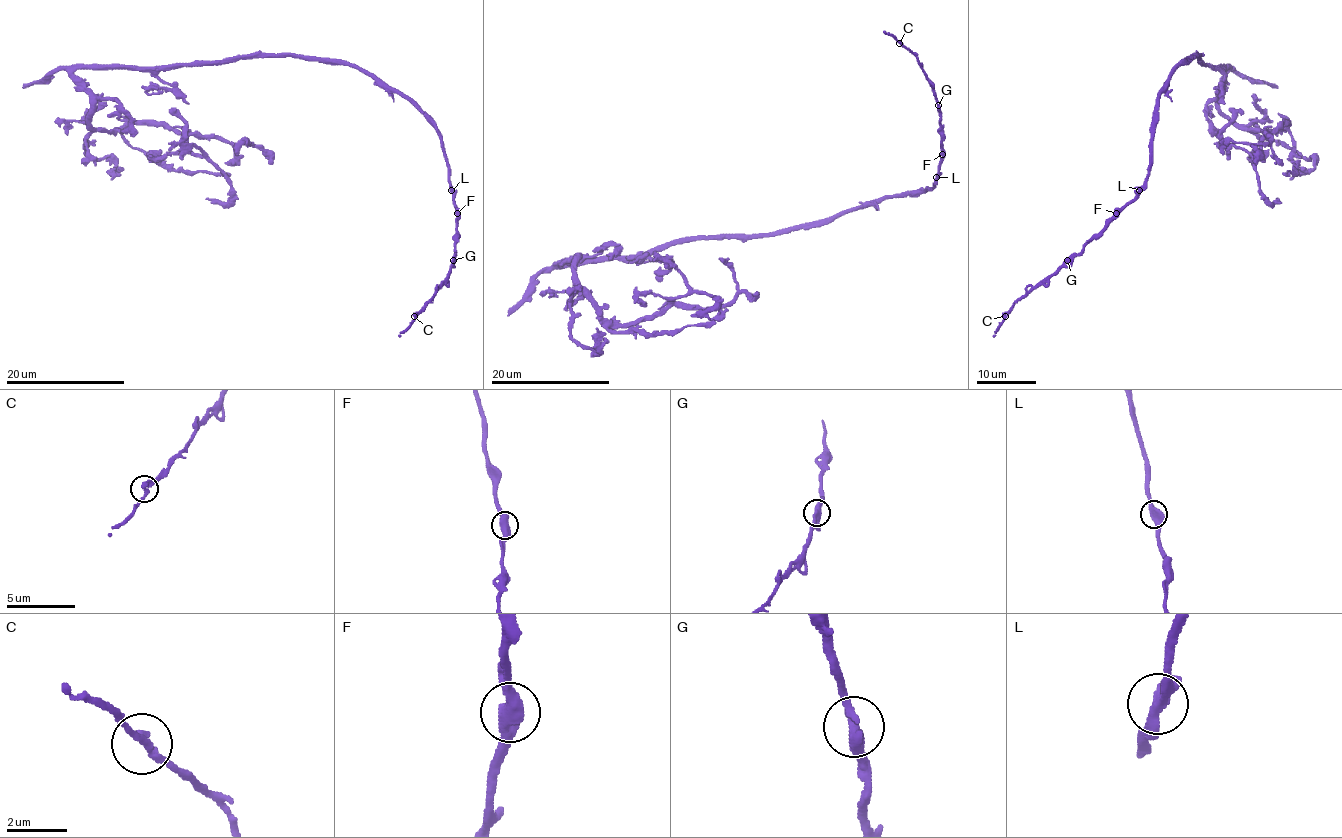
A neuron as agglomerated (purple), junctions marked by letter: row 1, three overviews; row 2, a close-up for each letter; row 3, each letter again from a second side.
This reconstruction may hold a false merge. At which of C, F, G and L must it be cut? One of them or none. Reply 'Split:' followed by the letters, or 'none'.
Split: none

